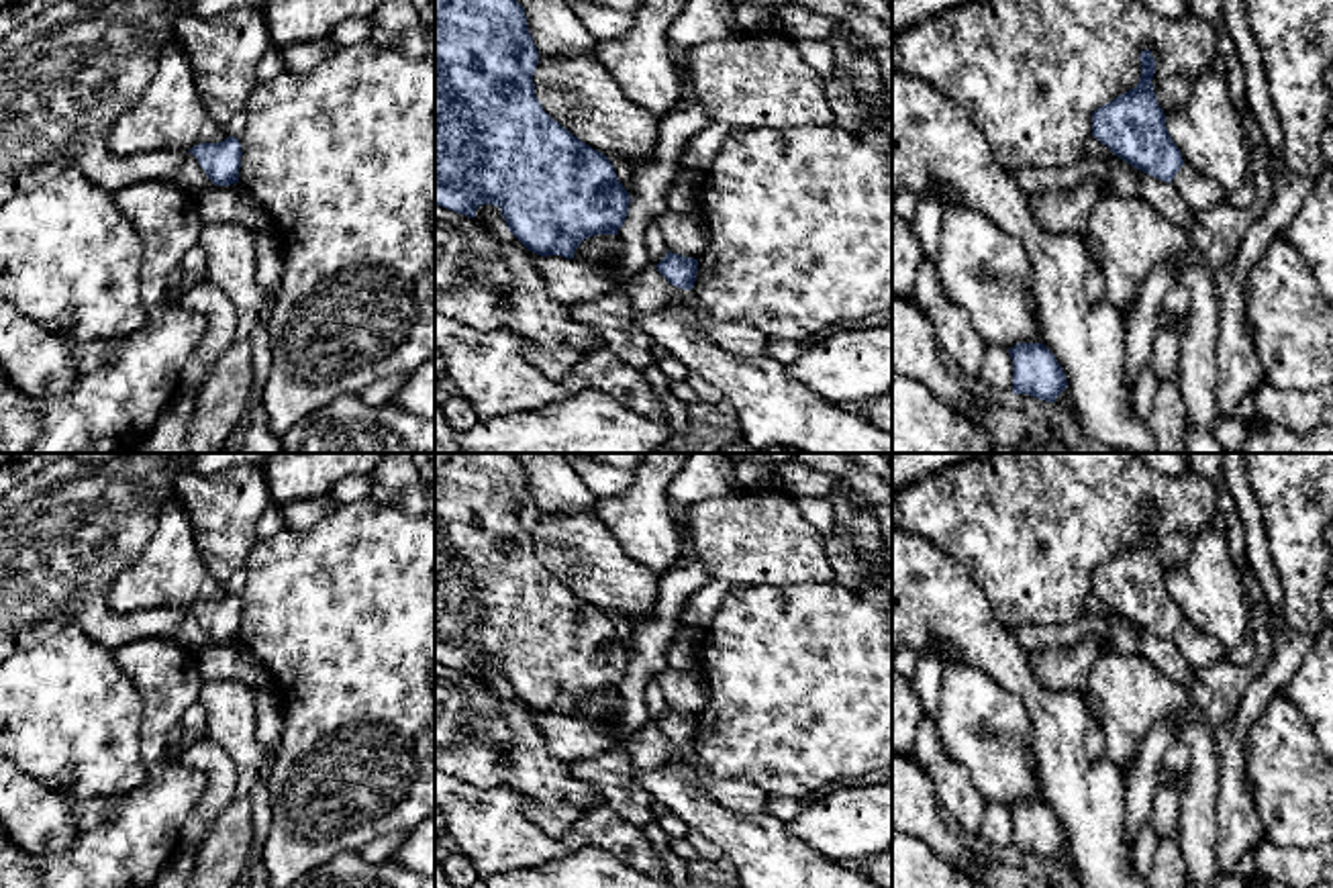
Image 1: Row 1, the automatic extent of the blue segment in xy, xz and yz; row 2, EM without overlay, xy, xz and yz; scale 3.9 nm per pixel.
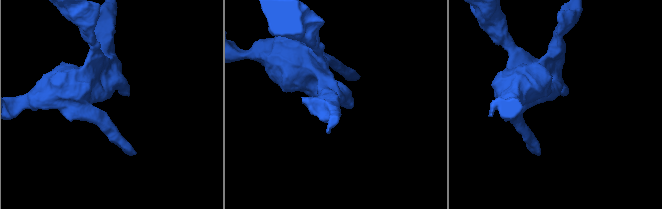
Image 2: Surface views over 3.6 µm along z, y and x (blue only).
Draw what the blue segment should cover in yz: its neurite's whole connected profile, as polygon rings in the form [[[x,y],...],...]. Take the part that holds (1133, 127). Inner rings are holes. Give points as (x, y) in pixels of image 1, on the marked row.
[[[1141,51],[1139,61],[1139,84],[1092,112],[1092,137],[1143,174],[1172,184],[1184,159],[1153,92],[1151,51]]]

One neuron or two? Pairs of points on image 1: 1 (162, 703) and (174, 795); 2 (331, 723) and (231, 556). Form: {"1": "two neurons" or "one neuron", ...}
{"1": "one neuron", "2": "two neurons"}

